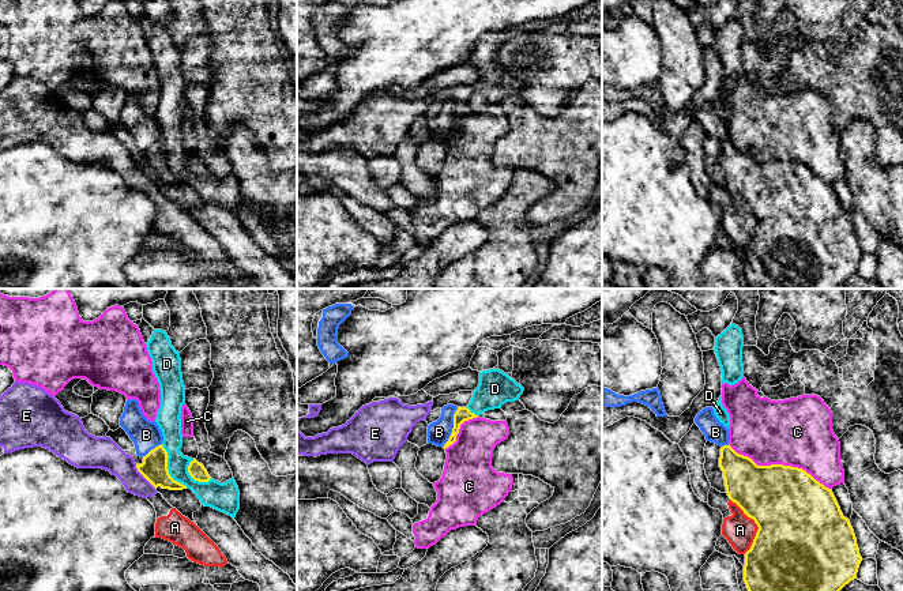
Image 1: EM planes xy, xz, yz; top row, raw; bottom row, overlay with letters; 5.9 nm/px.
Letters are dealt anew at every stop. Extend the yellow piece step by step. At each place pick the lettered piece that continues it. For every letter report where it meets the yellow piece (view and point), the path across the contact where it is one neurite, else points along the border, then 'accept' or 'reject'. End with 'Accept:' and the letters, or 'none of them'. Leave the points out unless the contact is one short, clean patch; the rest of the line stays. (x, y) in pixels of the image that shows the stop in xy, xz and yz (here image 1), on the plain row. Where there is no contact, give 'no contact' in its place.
A: meets yellow in yz at (757, 221); reject
B: meets yellow in xz at (452, 123); border along xz (458, 102), (454, 109), (452, 127), (443, 142); reject
C: meets yellow in yz at (779, 160); reject
D: meets yellow in xy at (166, 164); reject
E: meets yellow in xy at (143, 170); reject
Accept: none of them

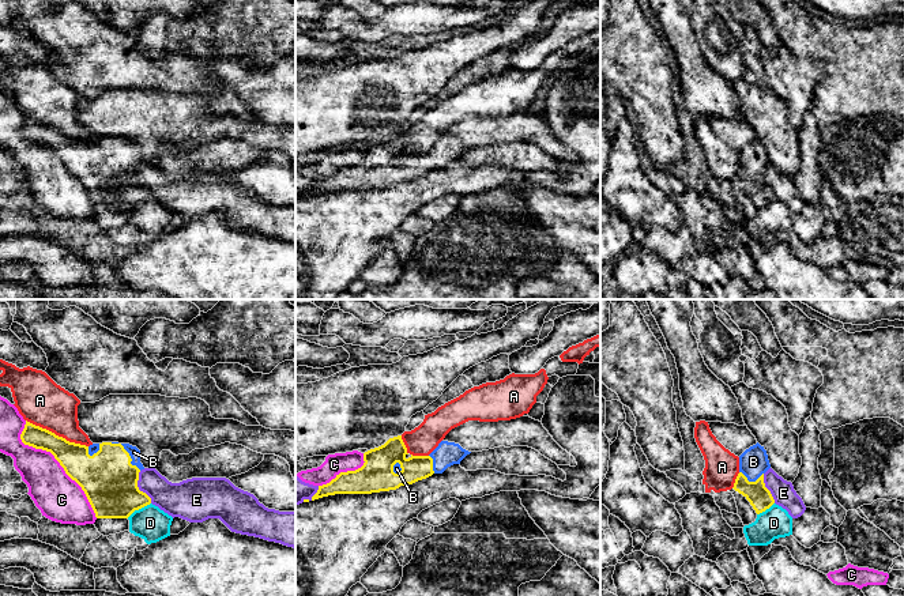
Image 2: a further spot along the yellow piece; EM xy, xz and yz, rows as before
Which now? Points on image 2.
A: meets yellow in xy at (57, 131); reject
B: meets yellow in xy at (131, 154); accept
C: meets yellow in xy at (57, 155); reject
D: meets yellow in xy at (138, 204); border along xy (150, 197), (135, 204), (127, 212); reject
E: meets yellow in xy at (138, 183); reject
Accept: B

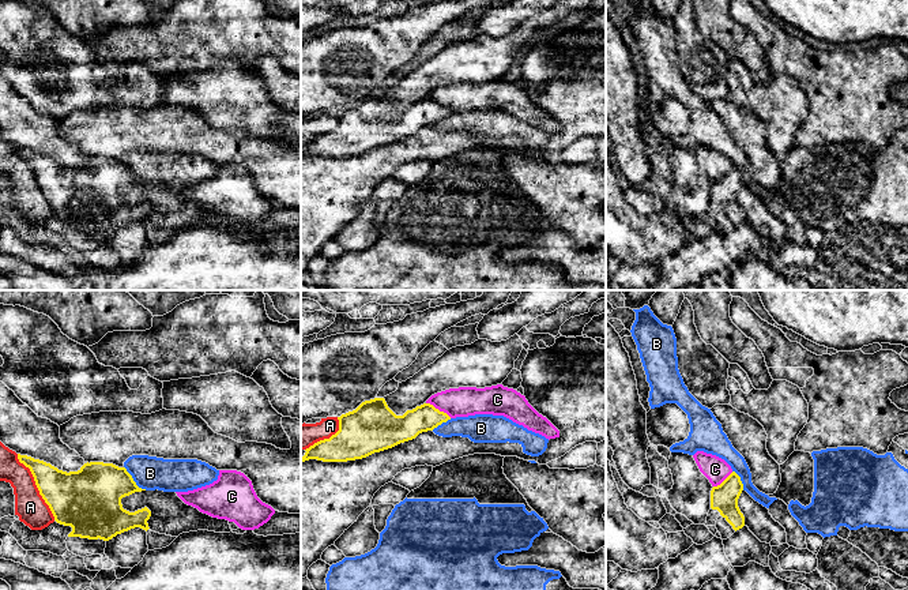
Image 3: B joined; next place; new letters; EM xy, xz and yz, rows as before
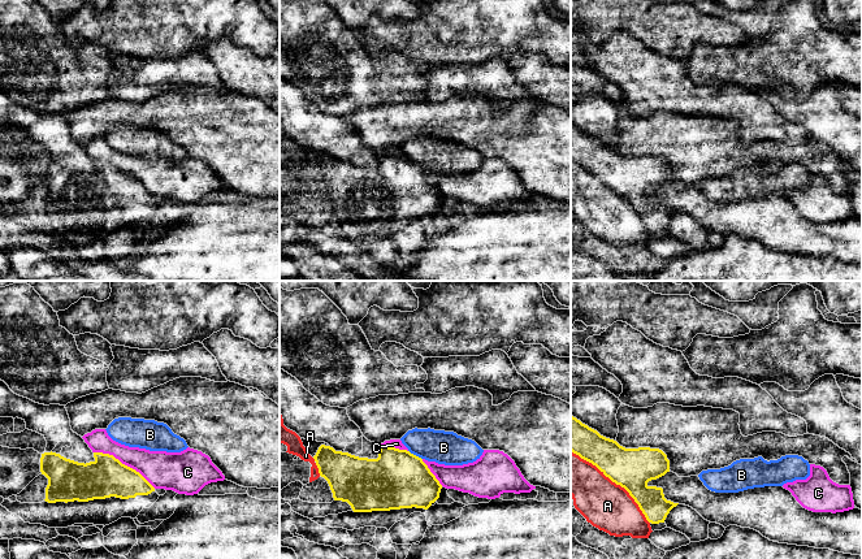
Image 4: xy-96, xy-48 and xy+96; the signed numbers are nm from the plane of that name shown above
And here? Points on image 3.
A: meets yellow in xy at (37, 181); reject
B: meets yellow in xy at (132, 175); border along xy (124, 161), (132, 175), (146, 184); reject
C: meets yellow in xz at (437, 104); border along xz (426, 97), (451, 112); reject
Accept: none of them

